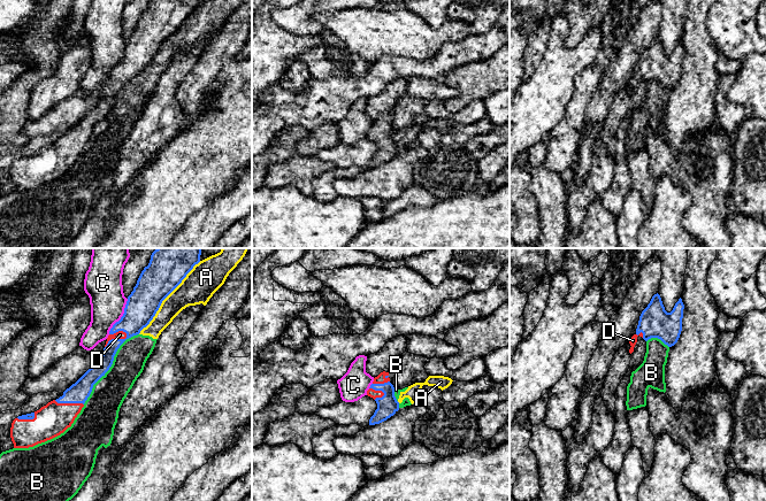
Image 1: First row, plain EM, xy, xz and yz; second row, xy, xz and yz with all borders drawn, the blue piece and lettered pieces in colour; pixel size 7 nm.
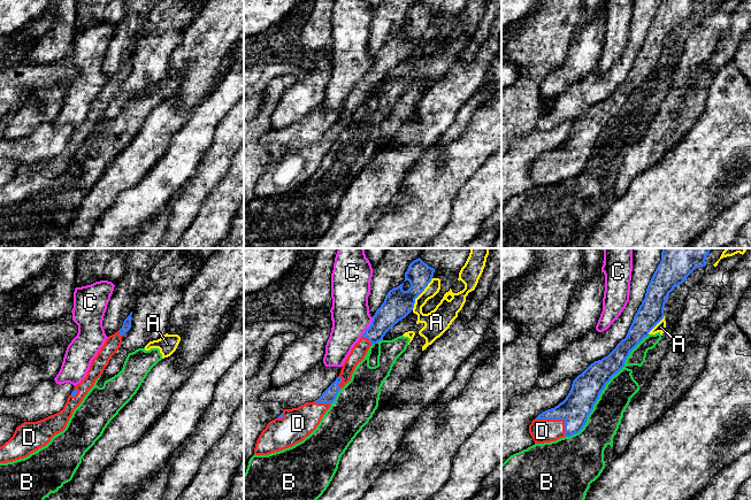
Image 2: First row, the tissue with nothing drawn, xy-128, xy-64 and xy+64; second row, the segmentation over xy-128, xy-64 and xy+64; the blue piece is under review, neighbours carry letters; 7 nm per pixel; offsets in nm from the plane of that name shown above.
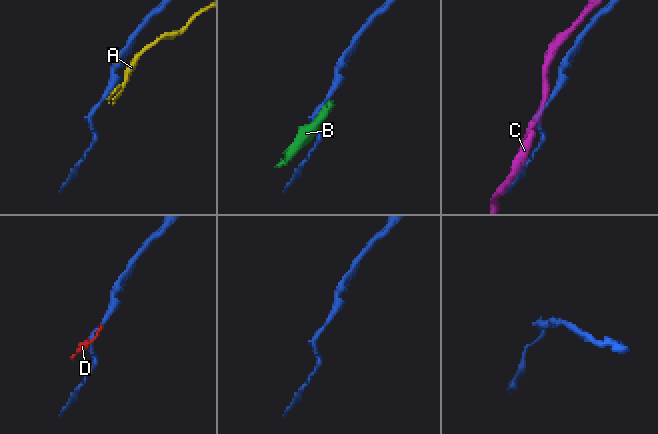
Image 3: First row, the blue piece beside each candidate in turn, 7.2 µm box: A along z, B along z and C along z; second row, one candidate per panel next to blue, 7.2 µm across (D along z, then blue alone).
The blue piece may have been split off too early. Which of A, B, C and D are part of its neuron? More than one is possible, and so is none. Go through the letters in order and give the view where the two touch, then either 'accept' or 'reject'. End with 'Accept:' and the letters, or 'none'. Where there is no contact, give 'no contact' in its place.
A: xy | reject
B: xy | reject
C: xy | reject
D: xy | accept
Accept: D

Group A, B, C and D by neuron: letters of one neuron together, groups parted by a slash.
A B / C / D

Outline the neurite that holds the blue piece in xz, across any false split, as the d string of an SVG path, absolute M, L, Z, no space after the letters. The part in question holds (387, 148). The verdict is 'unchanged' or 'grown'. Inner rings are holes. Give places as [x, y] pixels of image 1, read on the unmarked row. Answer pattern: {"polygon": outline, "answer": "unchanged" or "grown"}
{"polygon": "M383 114L374 121L367 138L377 146L377 152L369 162L369 168L380 167L399 153L399 145L395 139L395 130L390 125L389 115Z", "answer": "grown"}

